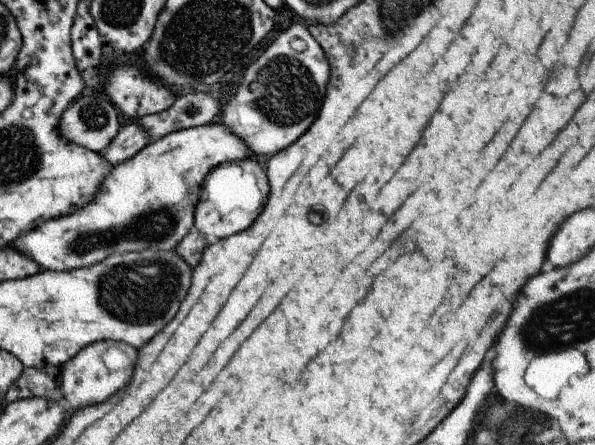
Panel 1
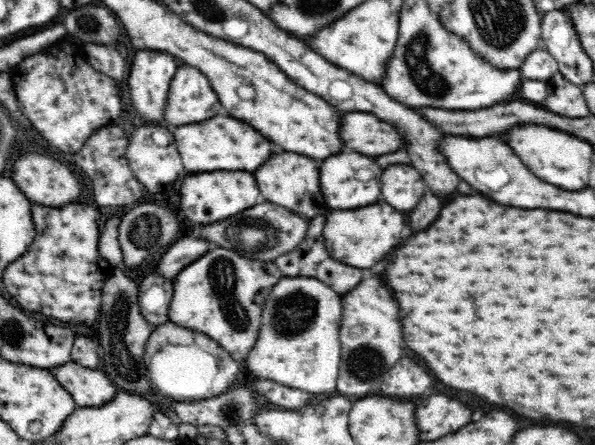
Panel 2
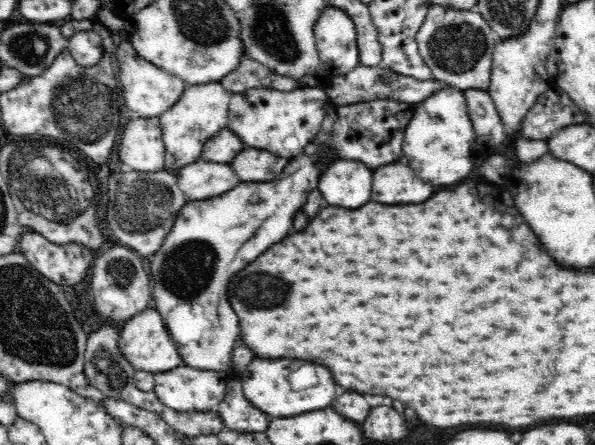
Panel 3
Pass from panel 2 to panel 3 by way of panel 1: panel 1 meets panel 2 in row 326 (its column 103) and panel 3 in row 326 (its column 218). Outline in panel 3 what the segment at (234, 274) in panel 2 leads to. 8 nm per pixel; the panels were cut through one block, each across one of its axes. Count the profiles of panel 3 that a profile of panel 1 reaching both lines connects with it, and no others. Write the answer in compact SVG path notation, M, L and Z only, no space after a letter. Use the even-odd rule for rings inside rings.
M145 308L133 317L120 327L118 349L135 371L163 373L183 365L176 343L168 333L162 315L156 309Z

